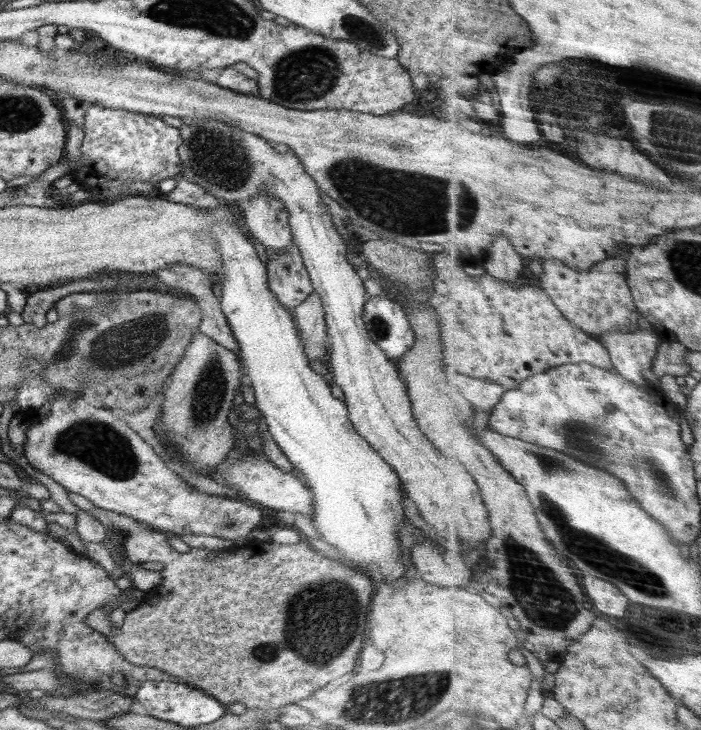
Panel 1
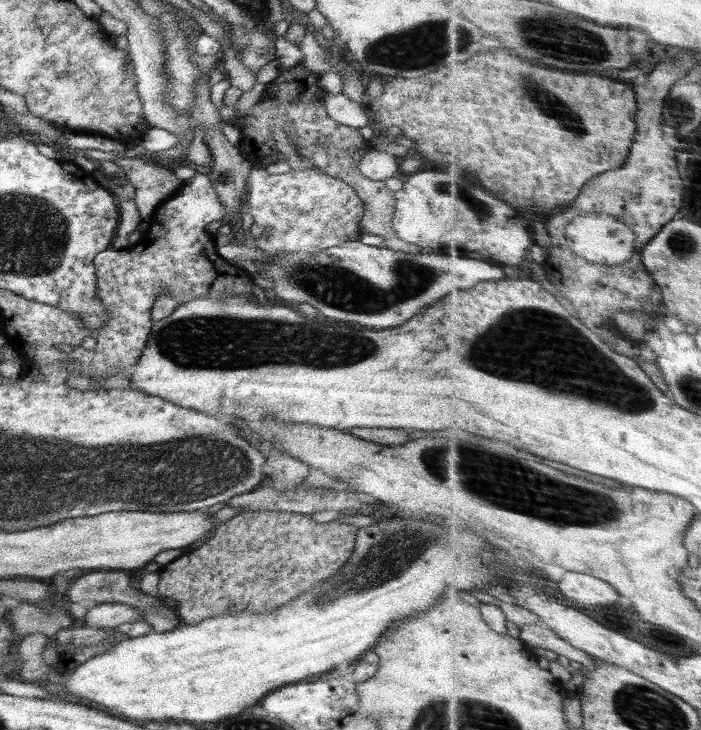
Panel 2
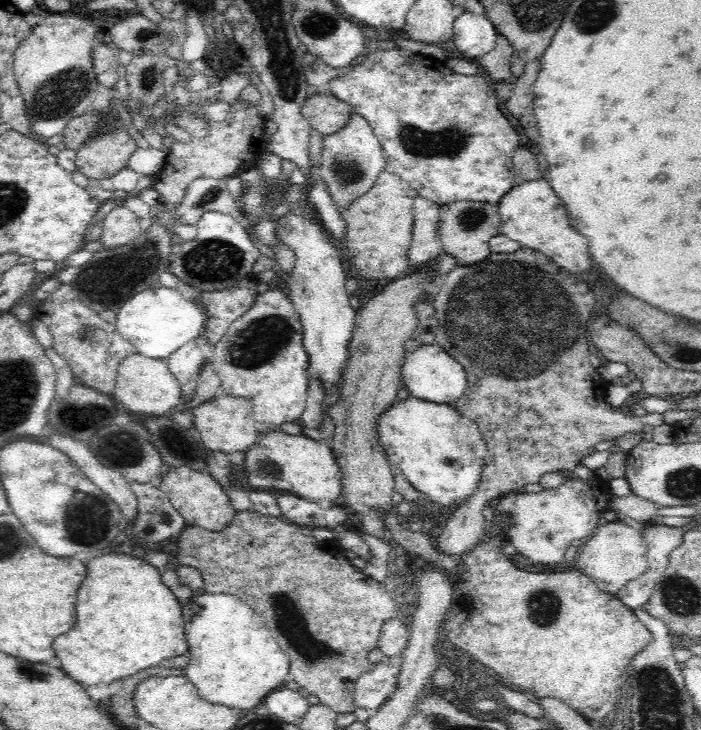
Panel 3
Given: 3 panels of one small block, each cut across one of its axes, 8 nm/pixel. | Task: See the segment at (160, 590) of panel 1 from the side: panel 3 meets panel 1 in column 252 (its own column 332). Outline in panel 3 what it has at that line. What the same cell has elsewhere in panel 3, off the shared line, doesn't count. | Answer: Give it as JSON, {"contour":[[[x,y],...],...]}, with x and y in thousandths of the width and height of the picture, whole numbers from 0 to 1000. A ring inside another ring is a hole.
{"contour":[[[359,696],[350,700],[337,700],[335,708],[325,716],[325,721],[312,727],[301,727],[281,722],[280,719],[267,721],[255,732],[254,741],[248,745],[247,751],[254,751],[254,753],[251,753],[251,764],[254,764],[257,774],[265,774],[287,784],[291,796],[290,811],[337,815],[340,819],[351,822],[351,827],[354,827],[359,836],[364,836],[375,847],[379,847],[379,855],[382,855],[382,860],[388,863],[391,877],[397,877],[399,889],[405,896],[411,897],[414,903],[414,929],[425,934],[428,942],[434,944],[442,952],[452,953],[456,963],[475,970],[476,975],[505,975],[509,970],[505,959],[506,938],[514,930],[514,926],[529,915],[531,911],[525,904],[528,892],[534,890],[534,888],[541,888],[541,878],[548,855],[553,849],[566,847],[568,836],[575,822],[559,819],[559,815],[551,810],[546,797],[519,786],[502,775],[499,766],[495,763],[495,756],[488,753],[488,749],[485,749],[479,740],[454,741],[445,736],[445,733],[437,734],[431,732],[429,723],[429,719],[414,716],[407,710],[371,704]]]}

